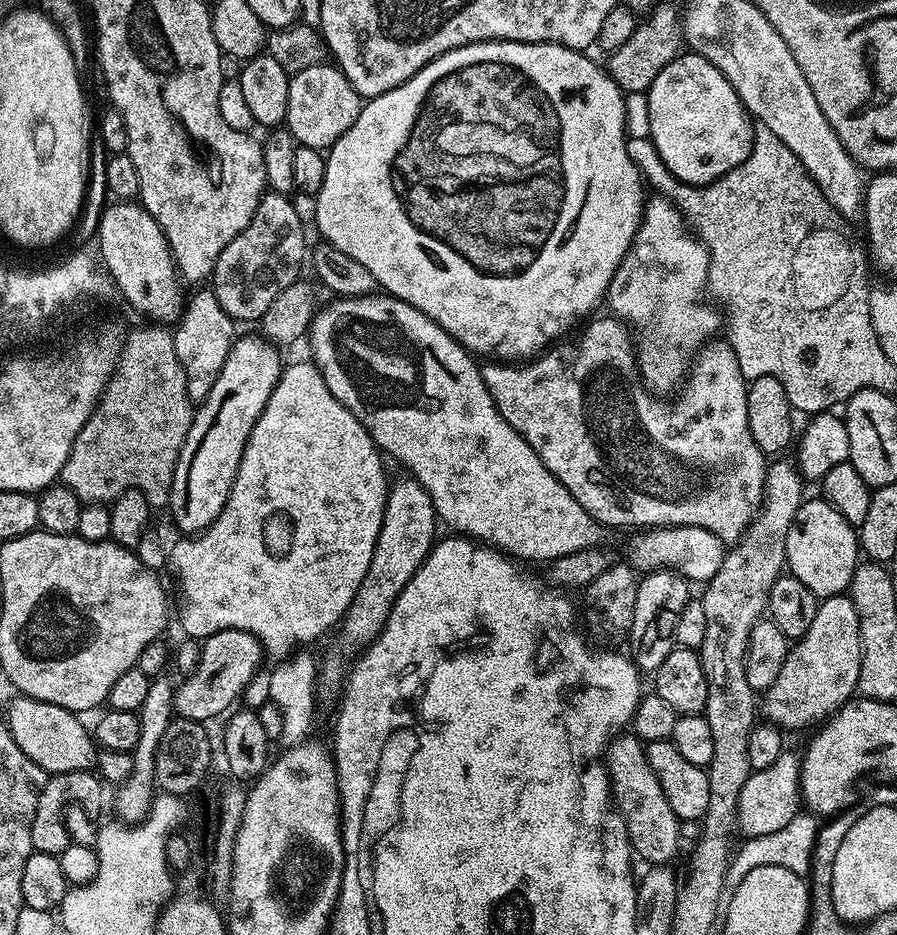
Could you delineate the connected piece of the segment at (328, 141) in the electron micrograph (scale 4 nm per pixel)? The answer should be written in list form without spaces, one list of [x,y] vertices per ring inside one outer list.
[[[321,62],[310,66],[310,70],[295,73],[289,79],[290,98],[286,110],[286,126],[290,134],[302,148],[331,148],[358,118],[362,107],[362,98],[350,86],[350,82],[340,73],[332,62]]]

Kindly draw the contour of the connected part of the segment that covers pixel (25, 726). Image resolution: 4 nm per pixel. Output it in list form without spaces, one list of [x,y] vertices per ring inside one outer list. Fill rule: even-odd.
[[[23,694],[15,697],[8,704],[6,723],[14,742],[36,763],[40,769],[49,774],[58,772],[87,772],[94,764],[94,736],[83,724],[81,717],[62,706],[50,702],[35,700]]]

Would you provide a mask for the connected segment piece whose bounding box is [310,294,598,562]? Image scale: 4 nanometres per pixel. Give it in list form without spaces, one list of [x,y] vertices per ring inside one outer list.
[[[373,294],[332,301],[332,306],[323,307],[312,321],[311,359],[320,369],[326,386],[330,386],[330,394],[362,422],[377,448],[394,454],[410,470],[412,479],[430,494],[437,517],[443,523],[445,520],[453,533],[503,550],[520,562],[551,562],[597,543],[596,520],[546,470],[530,442],[498,414],[473,353],[422,314],[422,310],[394,296]]]

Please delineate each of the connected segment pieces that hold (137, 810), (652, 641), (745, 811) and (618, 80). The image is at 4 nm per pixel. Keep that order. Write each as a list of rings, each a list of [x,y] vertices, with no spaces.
[[[162,675],[152,680],[150,690],[146,693],[146,699],[142,701],[142,706],[138,713],[140,717],[140,737],[138,738],[136,751],[132,753],[134,770],[127,783],[115,789],[116,812],[120,815],[117,817],[123,818],[128,822],[143,820],[148,815],[148,811],[152,805],[156,782],[154,762],[156,761],[158,742],[162,738],[162,734],[166,734],[166,726],[173,720],[176,706],[176,688],[168,679],[167,675]]]
[[[652,570],[645,576],[648,577],[645,580],[643,577],[636,586],[630,656],[641,673],[652,674],[658,666],[662,666],[662,658],[666,658],[674,646],[674,621],[690,599],[690,584],[679,572],[671,570]]]
[[[785,750],[774,762],[765,768],[755,769],[746,778],[746,786],[742,786],[742,794],[738,800],[738,824],[745,837],[774,834],[774,830],[782,830],[786,822],[802,812],[802,793],[800,790],[802,760],[792,750]]]
[[[657,3],[647,13],[644,19],[648,20],[641,19],[637,23],[634,34],[630,34],[629,40],[623,46],[618,46],[618,50],[614,50],[607,57],[606,71],[612,81],[620,87],[621,92],[625,94],[647,93],[654,78],[658,78],[658,74],[662,74],[664,67],[675,56],[681,55],[682,45],[685,43],[682,12],[679,12],[672,4],[659,4]]]

